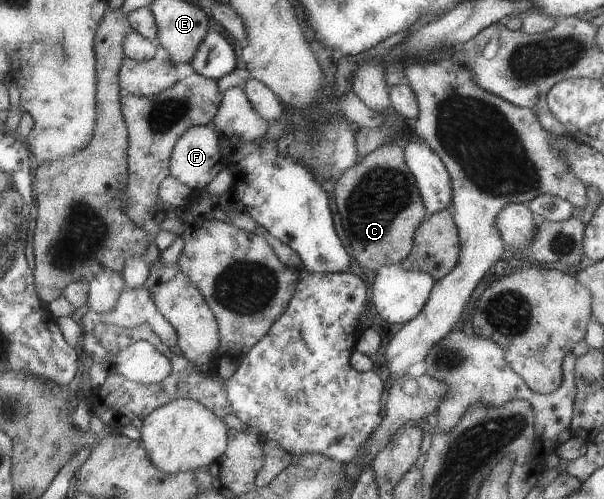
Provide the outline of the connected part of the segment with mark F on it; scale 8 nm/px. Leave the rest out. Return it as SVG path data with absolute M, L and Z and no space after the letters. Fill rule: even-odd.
M194 125L181 136L173 150L171 174L194 192L203 192L222 172L225 159L221 151L220 132L210 125Z

